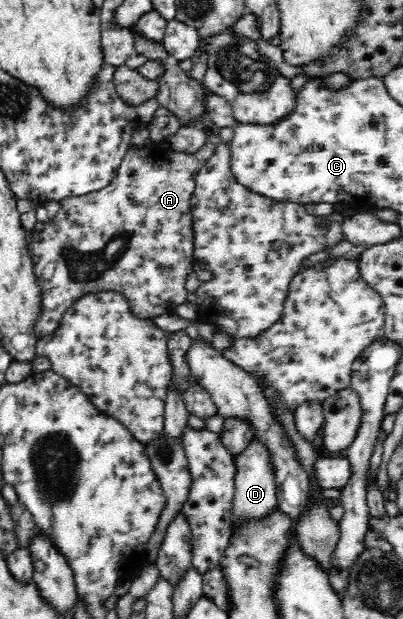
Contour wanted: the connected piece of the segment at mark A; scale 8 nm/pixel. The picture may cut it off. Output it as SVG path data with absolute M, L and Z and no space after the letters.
M209 138L196 153L182 153L172 151L172 153L164 153L164 169L160 165L160 159L158 159L158 151L160 149L154 149L148 151L148 149L130 148L121 161L120 167L118 167L116 175L112 178L112 181L106 187L100 189L100 191L86 193L79 196L68 196L64 199L60 199L58 203L60 208L56 215L43 223L43 229L39 232L32 230L32 241L28 245L29 254L32 256L32 263L34 264L33 272L35 273L39 287L42 289L42 313L40 313L40 319L36 323L36 336L38 339L44 338L49 334L52 334L55 330L59 329L60 321L67 313L67 309L70 308L80 297L83 297L88 293L99 293L100 291L120 291L126 300L130 302L130 308L132 308L132 314L138 318L154 318L160 317L165 314L175 314L179 305L186 304L186 296L189 291L185 289L186 277L192 272L192 251L194 244L194 232L192 232L192 214L190 214L190 197L192 197L192 191L194 191L194 181L196 174L207 164L207 161L213 156L217 146L217 140Z

